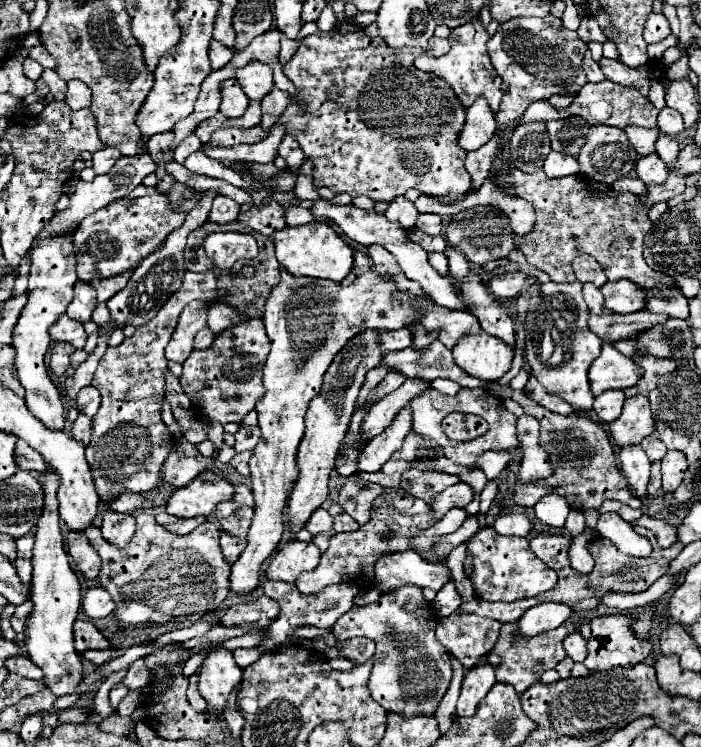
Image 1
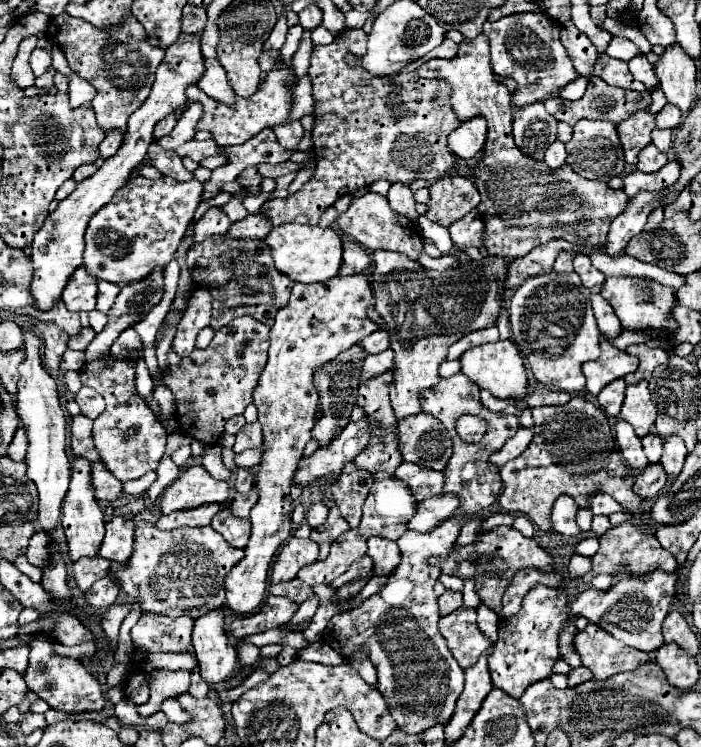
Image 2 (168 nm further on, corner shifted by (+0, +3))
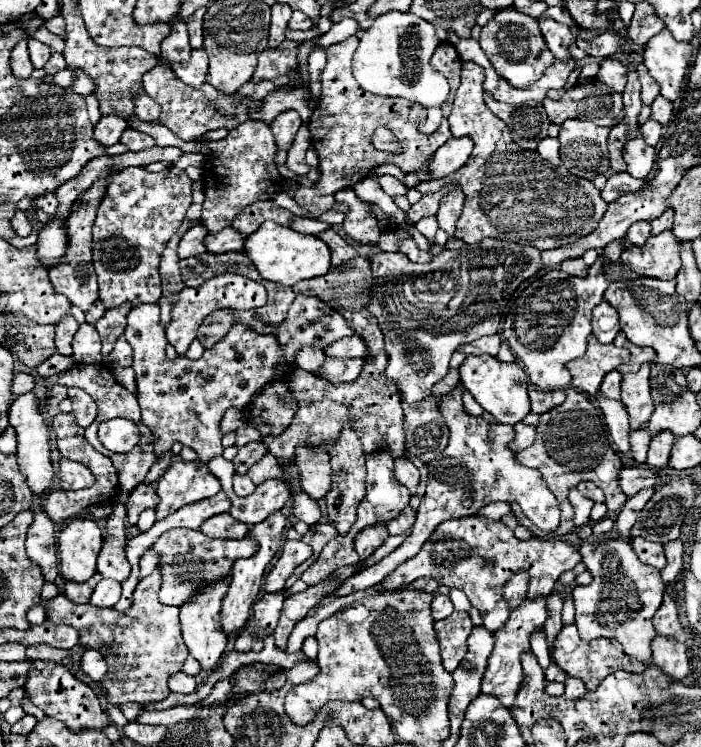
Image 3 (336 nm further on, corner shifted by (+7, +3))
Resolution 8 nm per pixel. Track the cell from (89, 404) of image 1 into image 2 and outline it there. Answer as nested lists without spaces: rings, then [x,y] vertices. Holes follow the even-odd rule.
[[[82,386],[78,390],[78,394],[76,394],[74,400],[78,402],[82,414],[88,416],[88,418],[92,418],[92,420],[98,418],[104,412],[104,398],[96,390],[92,390],[88,386]]]

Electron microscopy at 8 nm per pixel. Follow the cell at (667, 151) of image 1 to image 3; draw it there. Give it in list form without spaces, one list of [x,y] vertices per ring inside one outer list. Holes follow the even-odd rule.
[[[647,120],[641,126],[641,134],[643,134],[643,140],[649,146],[657,146],[659,144],[659,138],[661,138],[661,124],[657,124],[655,120]]]

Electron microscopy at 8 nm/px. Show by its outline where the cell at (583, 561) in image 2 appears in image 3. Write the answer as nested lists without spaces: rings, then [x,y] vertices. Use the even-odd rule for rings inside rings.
[[[537,596],[537,598],[525,598],[515,610],[511,610],[511,616],[507,620],[507,624],[503,628],[499,628],[497,632],[493,632],[495,638],[495,648],[491,652],[487,670],[483,674],[483,684],[481,684],[481,692],[483,694],[493,694],[501,700],[501,704],[505,704],[507,708],[513,706],[513,700],[517,696],[517,690],[525,678],[523,668],[521,668],[521,654],[529,652],[529,638],[535,630],[543,630],[545,620],[549,618],[549,610],[547,610],[547,598],[545,596]]]

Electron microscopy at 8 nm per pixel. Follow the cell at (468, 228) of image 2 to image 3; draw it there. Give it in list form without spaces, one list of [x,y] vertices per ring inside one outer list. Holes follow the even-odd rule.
[[[449,192],[443,200],[441,200],[441,206],[439,206],[439,212],[437,212],[437,222],[439,222],[439,228],[447,232],[449,238],[455,238],[455,224],[459,220],[459,214],[461,214],[461,208],[463,208],[463,192]]]

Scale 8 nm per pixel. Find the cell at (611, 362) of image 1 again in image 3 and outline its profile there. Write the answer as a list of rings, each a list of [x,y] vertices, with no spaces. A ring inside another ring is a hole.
[[[591,334],[587,354],[583,358],[571,360],[567,364],[567,368],[573,376],[571,386],[579,392],[595,396],[605,374],[615,370],[621,364],[627,364],[629,358],[631,358],[631,354],[627,348],[617,348],[613,344],[601,344]]]

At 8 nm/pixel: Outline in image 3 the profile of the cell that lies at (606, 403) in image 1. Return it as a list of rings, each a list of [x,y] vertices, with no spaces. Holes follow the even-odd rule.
[[[617,370],[609,372],[605,376],[605,380],[601,382],[601,388],[599,388],[601,396],[611,398],[611,400],[619,400],[619,384],[621,384],[621,374]]]

